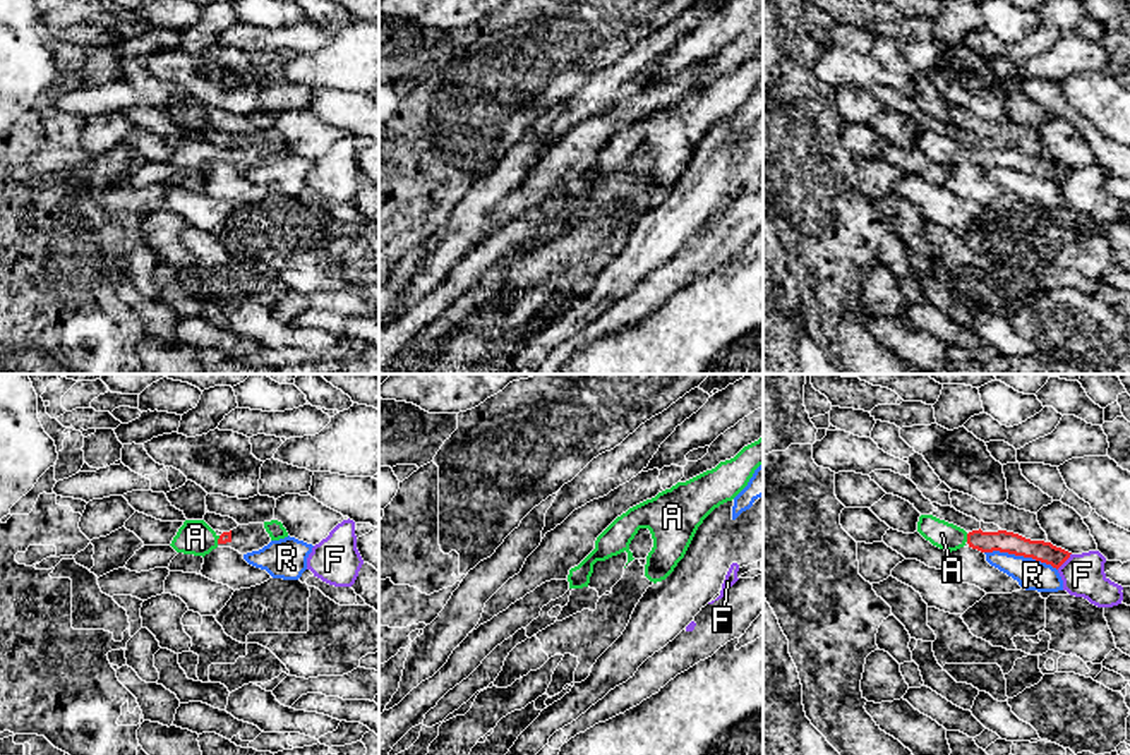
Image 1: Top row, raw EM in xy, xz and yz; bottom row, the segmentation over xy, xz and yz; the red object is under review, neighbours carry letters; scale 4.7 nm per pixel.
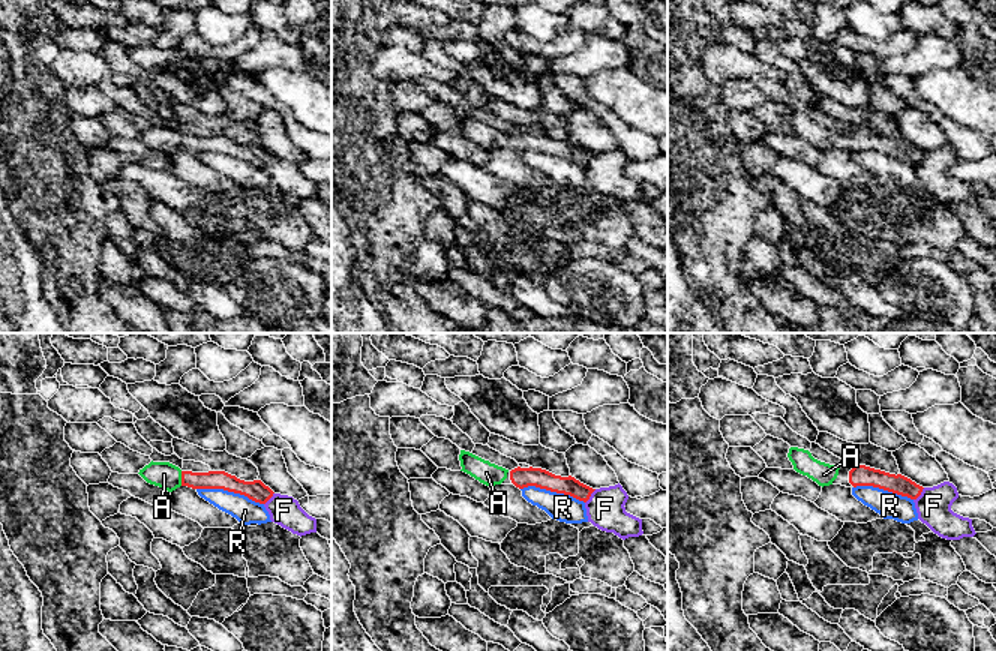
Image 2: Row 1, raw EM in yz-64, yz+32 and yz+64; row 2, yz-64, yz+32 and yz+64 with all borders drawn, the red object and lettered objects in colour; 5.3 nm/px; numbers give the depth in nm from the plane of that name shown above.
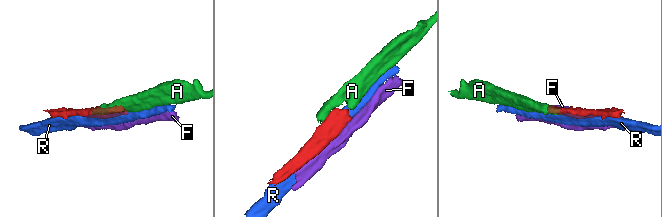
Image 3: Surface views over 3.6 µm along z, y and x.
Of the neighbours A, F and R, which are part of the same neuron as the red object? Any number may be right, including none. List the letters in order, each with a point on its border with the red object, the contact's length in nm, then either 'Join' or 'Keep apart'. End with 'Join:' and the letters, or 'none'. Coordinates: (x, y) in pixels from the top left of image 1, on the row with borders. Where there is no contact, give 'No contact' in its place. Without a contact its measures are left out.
A: Touches red at yz (967, 537). Shared border 40 nm. Join
F: Touches red at yz (1063, 561). Shared border 100 nm. Keep apart
R: Touches red at yz (1021, 555). Shared border 360 nm. Keep apart
Join: A

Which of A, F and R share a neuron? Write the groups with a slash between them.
A / F / R

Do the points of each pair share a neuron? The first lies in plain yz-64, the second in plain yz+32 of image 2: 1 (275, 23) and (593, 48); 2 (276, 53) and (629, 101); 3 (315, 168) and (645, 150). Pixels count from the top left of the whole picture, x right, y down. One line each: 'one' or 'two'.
1: two
2: two
3: two

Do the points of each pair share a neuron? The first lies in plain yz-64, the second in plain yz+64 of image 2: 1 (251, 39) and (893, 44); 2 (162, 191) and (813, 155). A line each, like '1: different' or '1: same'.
1: same
2: different

